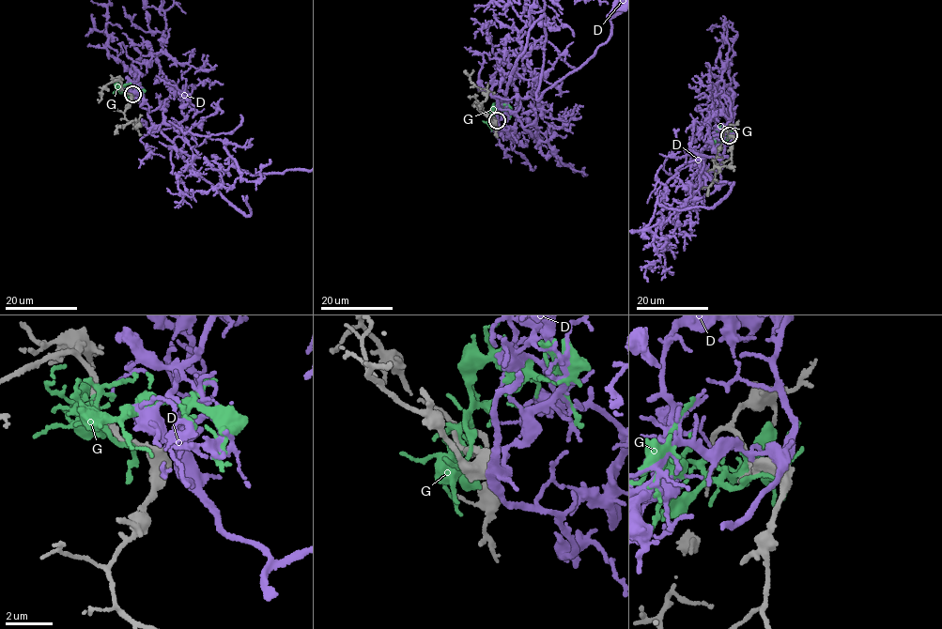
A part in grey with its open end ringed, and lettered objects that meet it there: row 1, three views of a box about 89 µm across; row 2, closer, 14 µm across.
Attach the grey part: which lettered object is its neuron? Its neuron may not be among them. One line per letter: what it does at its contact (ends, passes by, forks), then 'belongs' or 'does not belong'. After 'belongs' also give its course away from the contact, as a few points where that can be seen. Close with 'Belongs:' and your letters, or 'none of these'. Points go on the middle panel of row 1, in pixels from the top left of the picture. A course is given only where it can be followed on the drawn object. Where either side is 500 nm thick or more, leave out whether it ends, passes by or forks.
D: it passes by; belongs; it runs (497, 121), (493, 87), (502, 78), (505, 94), (536, 20), (547, 19), (537, 100), (594, 55), (621, 3)
G: it passes by; does not belong
Belongs: D

